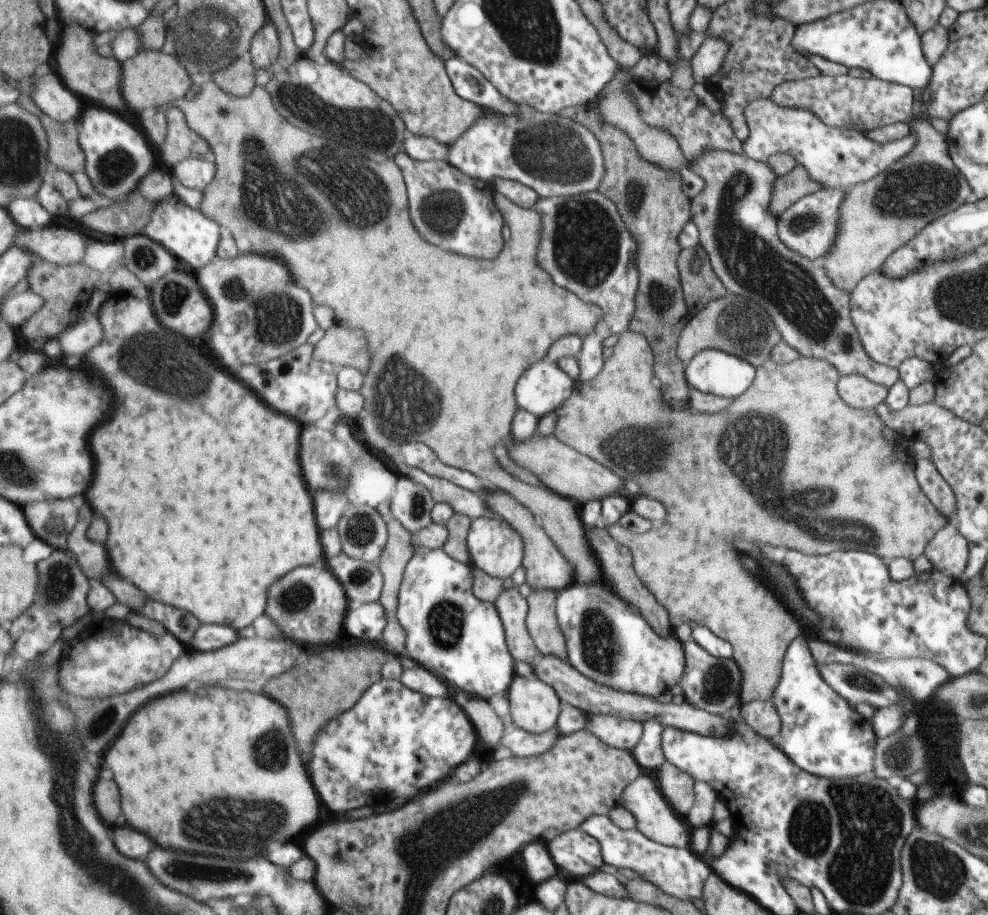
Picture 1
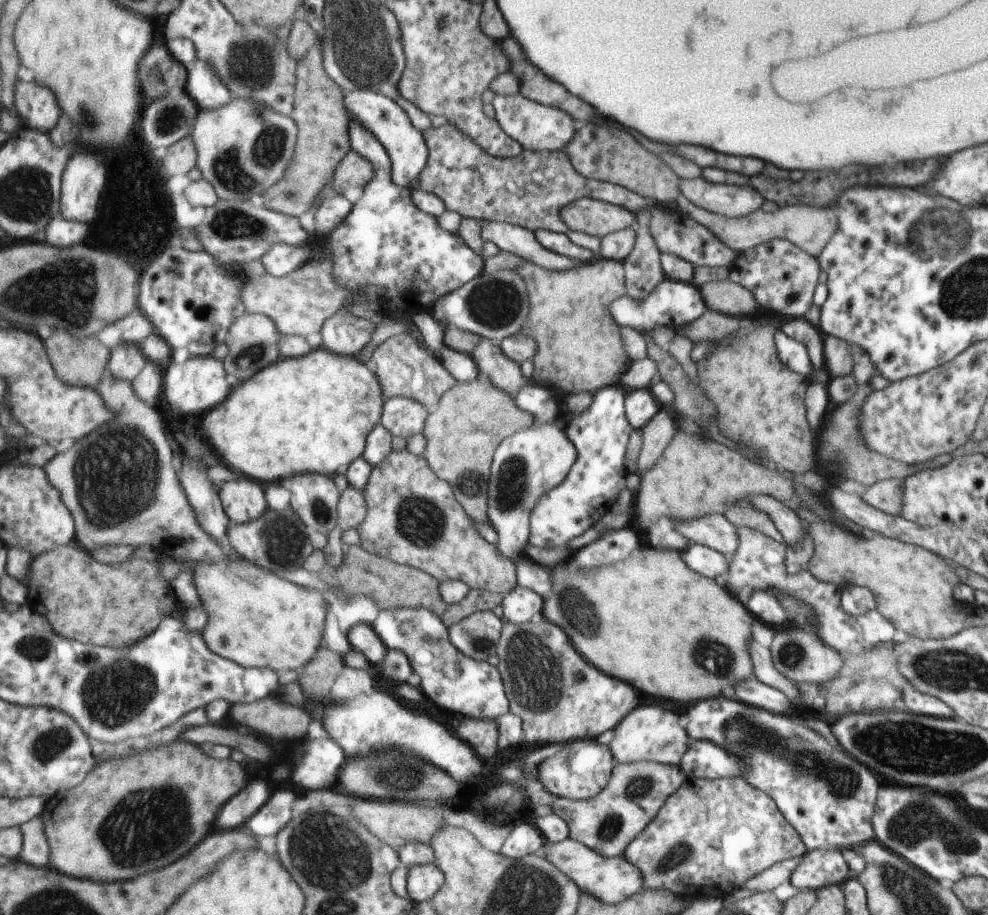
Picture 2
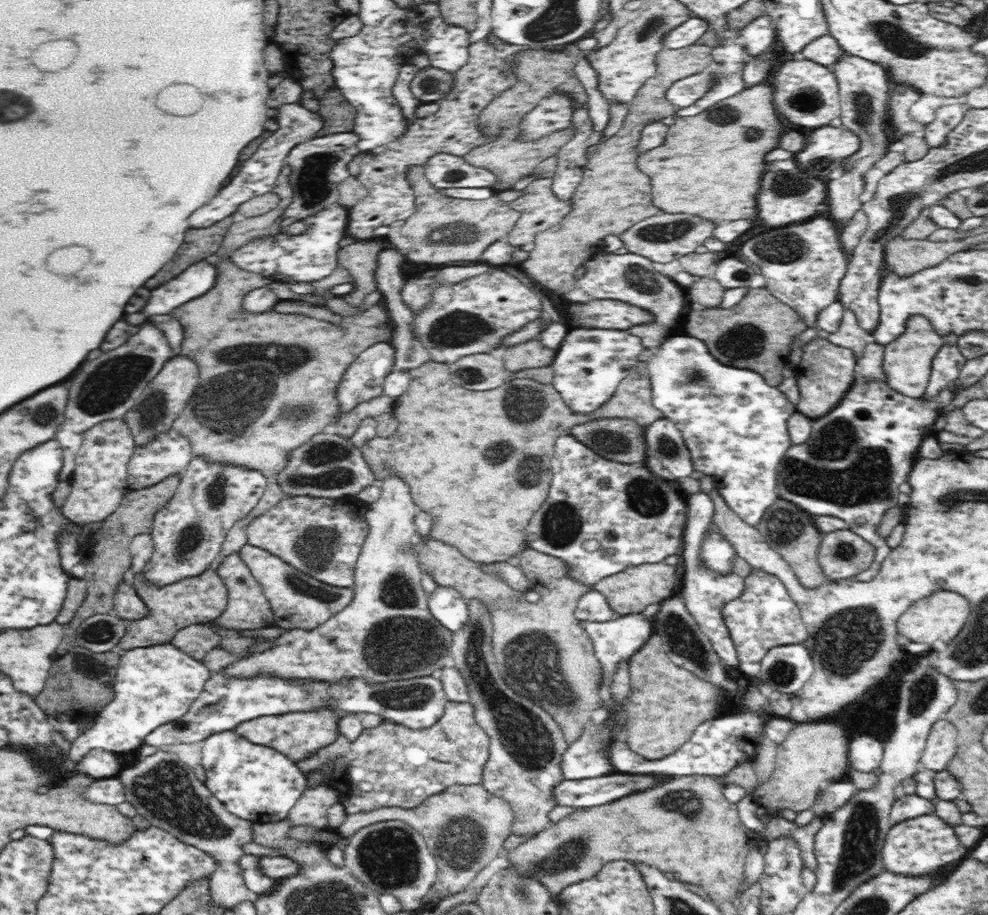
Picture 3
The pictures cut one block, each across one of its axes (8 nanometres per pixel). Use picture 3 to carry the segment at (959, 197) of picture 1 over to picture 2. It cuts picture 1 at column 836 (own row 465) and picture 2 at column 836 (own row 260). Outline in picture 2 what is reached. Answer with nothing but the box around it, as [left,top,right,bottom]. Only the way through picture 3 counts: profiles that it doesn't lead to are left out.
[676,196,838,256]

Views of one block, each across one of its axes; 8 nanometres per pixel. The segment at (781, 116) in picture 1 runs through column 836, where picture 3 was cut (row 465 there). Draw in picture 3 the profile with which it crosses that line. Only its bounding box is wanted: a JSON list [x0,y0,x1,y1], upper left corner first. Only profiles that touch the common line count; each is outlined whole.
[127,429,193,490]

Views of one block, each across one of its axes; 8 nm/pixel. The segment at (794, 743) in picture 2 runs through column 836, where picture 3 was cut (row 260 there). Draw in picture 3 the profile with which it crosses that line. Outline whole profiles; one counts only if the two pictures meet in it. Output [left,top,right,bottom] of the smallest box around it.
[738,218,849,330]

